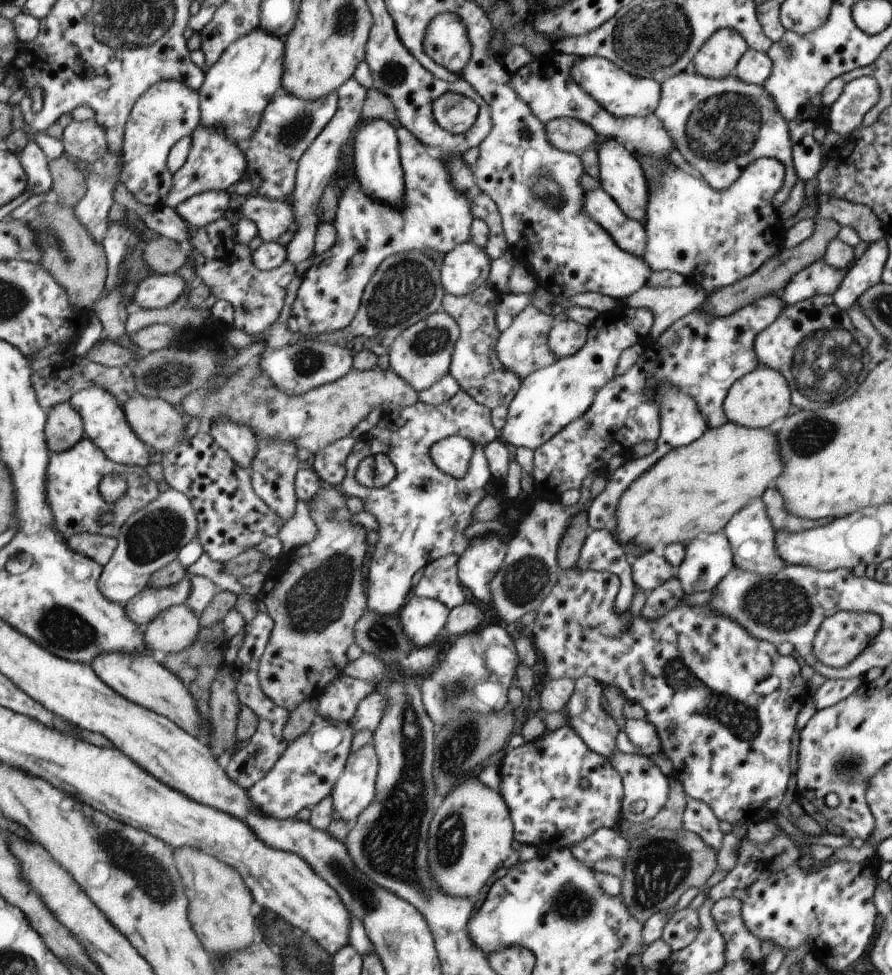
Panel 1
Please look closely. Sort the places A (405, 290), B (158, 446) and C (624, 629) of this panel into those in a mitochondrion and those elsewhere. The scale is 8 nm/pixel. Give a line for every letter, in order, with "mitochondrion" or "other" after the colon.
A: mitochondrion
B: other
C: mitochondrion

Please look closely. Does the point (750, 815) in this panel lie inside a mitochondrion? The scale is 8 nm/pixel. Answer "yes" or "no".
no

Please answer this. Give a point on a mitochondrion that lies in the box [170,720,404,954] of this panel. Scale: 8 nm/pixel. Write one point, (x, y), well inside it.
(362, 894)

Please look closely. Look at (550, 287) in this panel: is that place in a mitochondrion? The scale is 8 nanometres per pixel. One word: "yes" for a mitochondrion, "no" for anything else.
no

